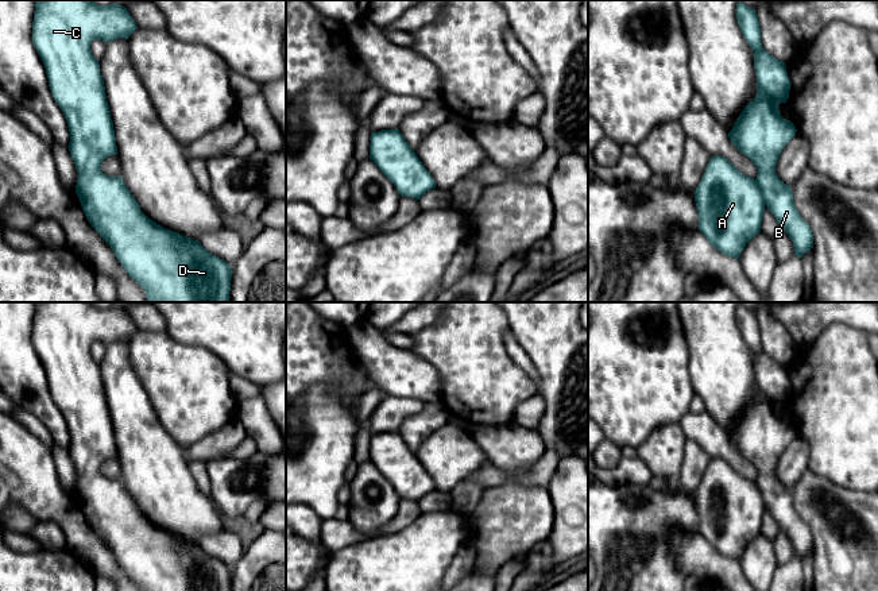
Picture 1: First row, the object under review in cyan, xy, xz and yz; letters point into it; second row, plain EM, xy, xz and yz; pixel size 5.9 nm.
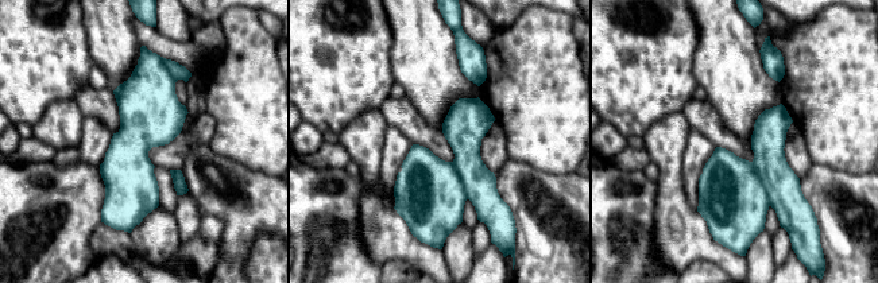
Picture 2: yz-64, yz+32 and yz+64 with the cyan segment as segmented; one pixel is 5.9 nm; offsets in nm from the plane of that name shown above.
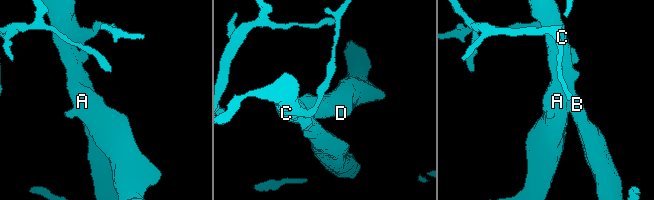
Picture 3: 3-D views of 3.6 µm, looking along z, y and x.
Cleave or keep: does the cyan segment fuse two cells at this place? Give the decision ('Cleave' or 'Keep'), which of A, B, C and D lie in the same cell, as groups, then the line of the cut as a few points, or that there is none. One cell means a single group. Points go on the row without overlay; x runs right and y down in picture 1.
Keep. Groups: A B C D. No split

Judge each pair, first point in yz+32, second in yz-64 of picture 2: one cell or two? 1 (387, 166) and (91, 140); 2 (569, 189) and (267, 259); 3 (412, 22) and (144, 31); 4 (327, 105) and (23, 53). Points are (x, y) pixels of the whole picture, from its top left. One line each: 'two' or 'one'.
1: one
2: two
3: two
4: one

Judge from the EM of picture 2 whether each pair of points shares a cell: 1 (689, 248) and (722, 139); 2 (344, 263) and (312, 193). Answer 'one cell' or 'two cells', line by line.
1: two cells
2: one cell

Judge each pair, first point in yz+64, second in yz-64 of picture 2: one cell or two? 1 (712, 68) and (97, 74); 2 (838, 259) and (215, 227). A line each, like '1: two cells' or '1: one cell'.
1: two cells
2: two cells

